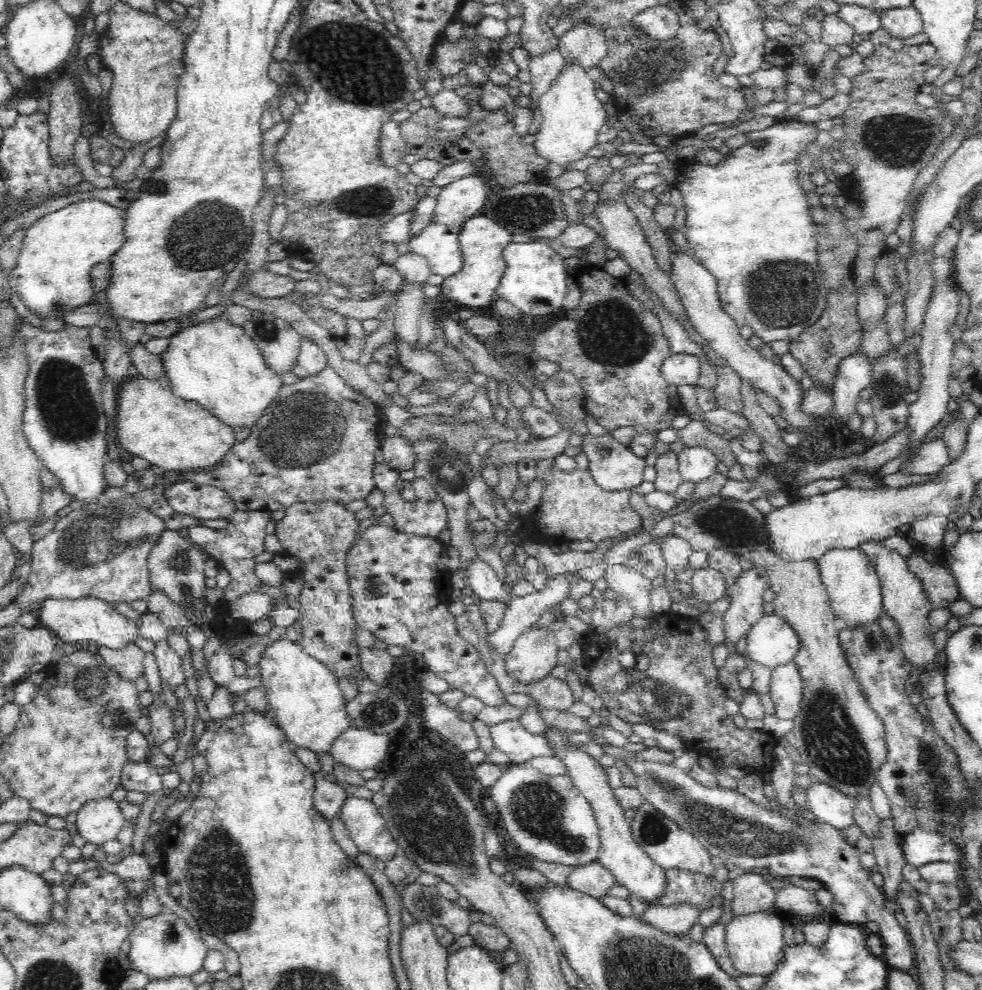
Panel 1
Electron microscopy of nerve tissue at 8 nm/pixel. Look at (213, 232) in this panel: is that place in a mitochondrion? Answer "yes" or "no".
yes

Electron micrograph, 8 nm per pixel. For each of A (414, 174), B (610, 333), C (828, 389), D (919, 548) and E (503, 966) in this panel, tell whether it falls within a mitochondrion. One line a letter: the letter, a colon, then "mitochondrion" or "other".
A: other
B: mitochondrion
C: other
D: other
E: other

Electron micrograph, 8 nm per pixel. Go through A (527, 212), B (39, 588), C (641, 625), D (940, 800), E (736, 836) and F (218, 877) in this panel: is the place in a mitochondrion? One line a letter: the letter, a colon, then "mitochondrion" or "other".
A: mitochondrion
B: other
C: other
D: mitochondrion
E: mitochondrion
F: mitochondrion

